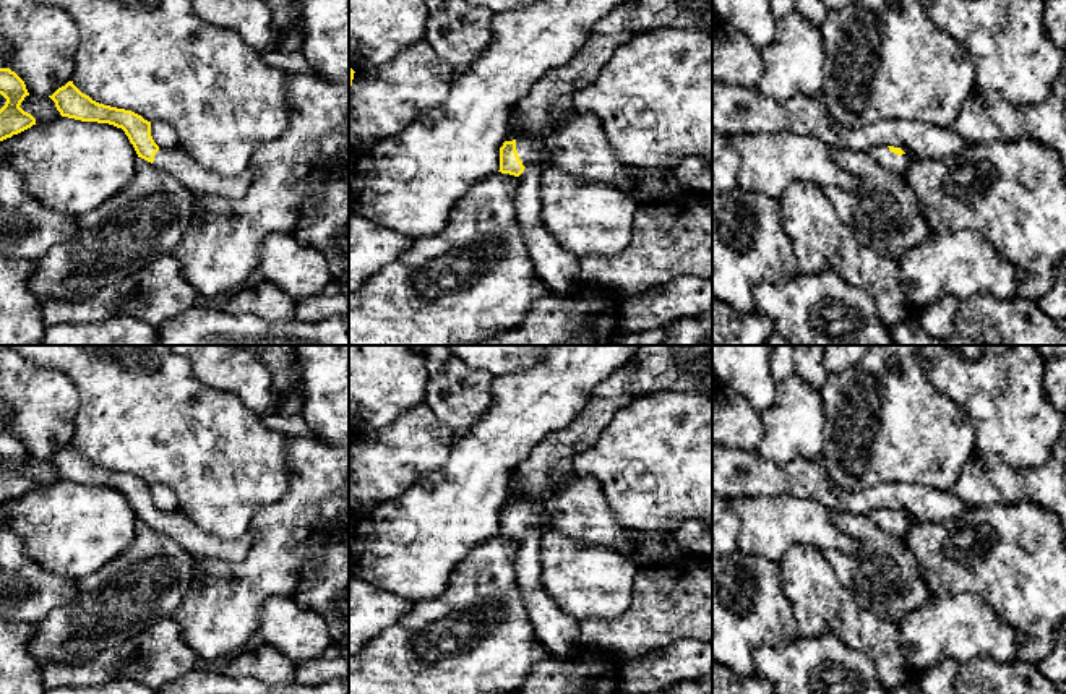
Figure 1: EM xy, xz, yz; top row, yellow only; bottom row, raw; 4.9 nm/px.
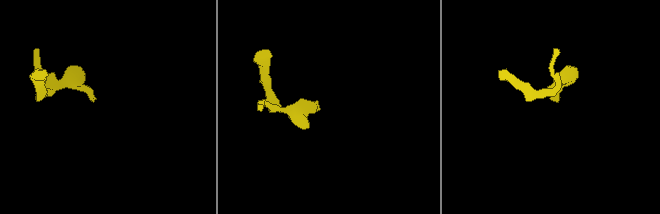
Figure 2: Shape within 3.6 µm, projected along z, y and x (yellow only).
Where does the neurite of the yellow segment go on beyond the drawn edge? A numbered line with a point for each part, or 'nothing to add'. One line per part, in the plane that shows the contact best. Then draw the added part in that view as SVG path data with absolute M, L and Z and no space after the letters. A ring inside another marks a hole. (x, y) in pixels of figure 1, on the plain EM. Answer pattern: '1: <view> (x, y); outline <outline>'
1: xz (531, 516); outline M521 501L516 504L516 514L524 530L548 530L548 516L540 506Z

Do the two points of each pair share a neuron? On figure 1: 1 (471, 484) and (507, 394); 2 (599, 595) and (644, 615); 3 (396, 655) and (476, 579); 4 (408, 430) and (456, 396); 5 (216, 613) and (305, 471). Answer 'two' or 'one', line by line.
1: one
2: two
3: one
4: two
5: one

